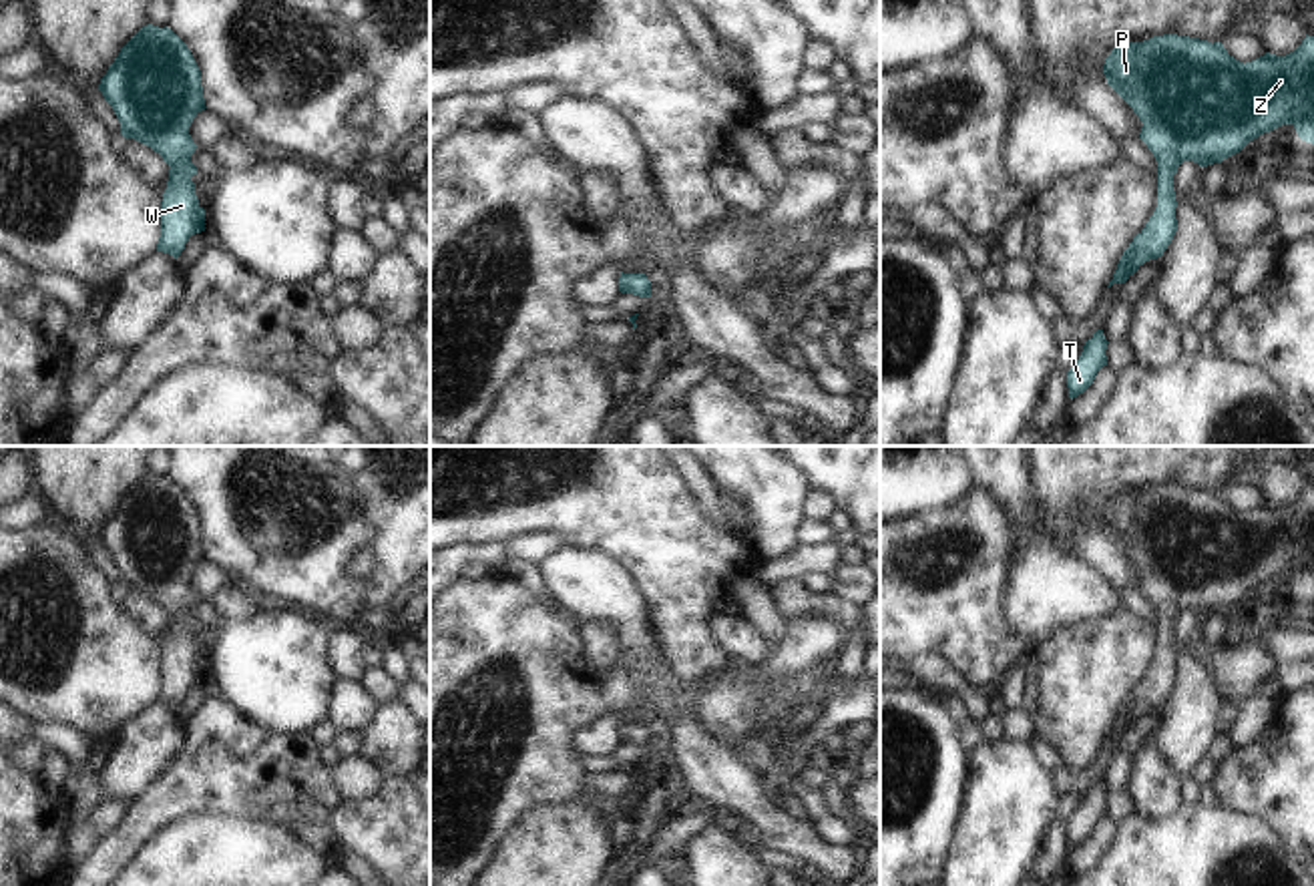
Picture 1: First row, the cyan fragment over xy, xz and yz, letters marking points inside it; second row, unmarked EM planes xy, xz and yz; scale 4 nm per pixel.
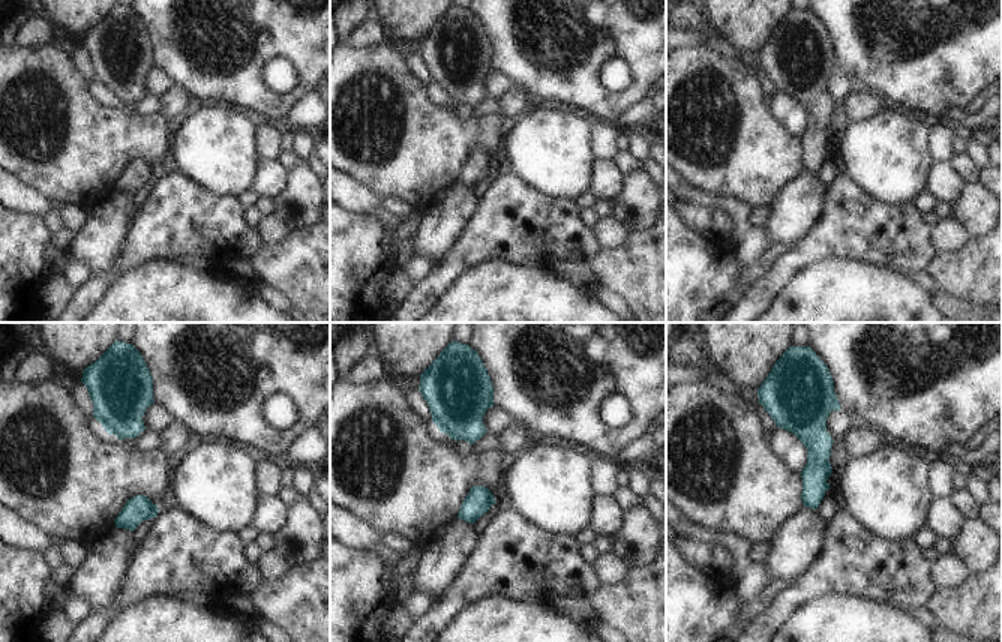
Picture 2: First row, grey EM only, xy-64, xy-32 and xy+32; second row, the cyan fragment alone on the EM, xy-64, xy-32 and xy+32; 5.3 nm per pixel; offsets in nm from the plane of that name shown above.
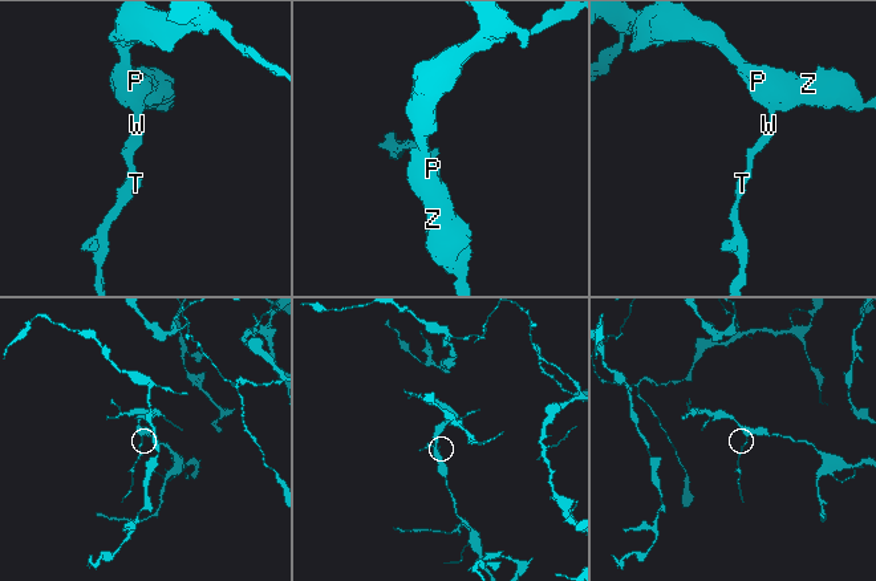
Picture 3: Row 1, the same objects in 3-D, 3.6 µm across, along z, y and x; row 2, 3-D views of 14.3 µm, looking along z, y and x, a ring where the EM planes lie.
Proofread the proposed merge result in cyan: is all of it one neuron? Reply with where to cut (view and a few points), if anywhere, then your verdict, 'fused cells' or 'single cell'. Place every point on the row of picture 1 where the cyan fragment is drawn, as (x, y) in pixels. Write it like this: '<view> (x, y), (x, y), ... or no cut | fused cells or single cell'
no cut | single cell

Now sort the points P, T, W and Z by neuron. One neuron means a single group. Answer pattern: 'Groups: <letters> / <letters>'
Groups: P T W Z

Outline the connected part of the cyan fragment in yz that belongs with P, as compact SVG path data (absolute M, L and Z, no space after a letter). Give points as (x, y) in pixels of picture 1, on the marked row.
M1163 34L1143 42L1119 42L1105 58L1103 74L1143 123L1139 139L1157 161L1157 207L1123 251L1107 287L1125 283L1171 243L1177 231L1173 175L1183 161L1199 167L1222 163L1282 125L1292 125L1302 141L1314 145L1314 36L1306 34L1286 56L1266 52L1244 64L1222 42Z

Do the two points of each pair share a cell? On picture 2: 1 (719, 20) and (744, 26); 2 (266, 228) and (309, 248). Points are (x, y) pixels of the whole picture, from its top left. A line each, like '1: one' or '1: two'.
1: one
2: two

